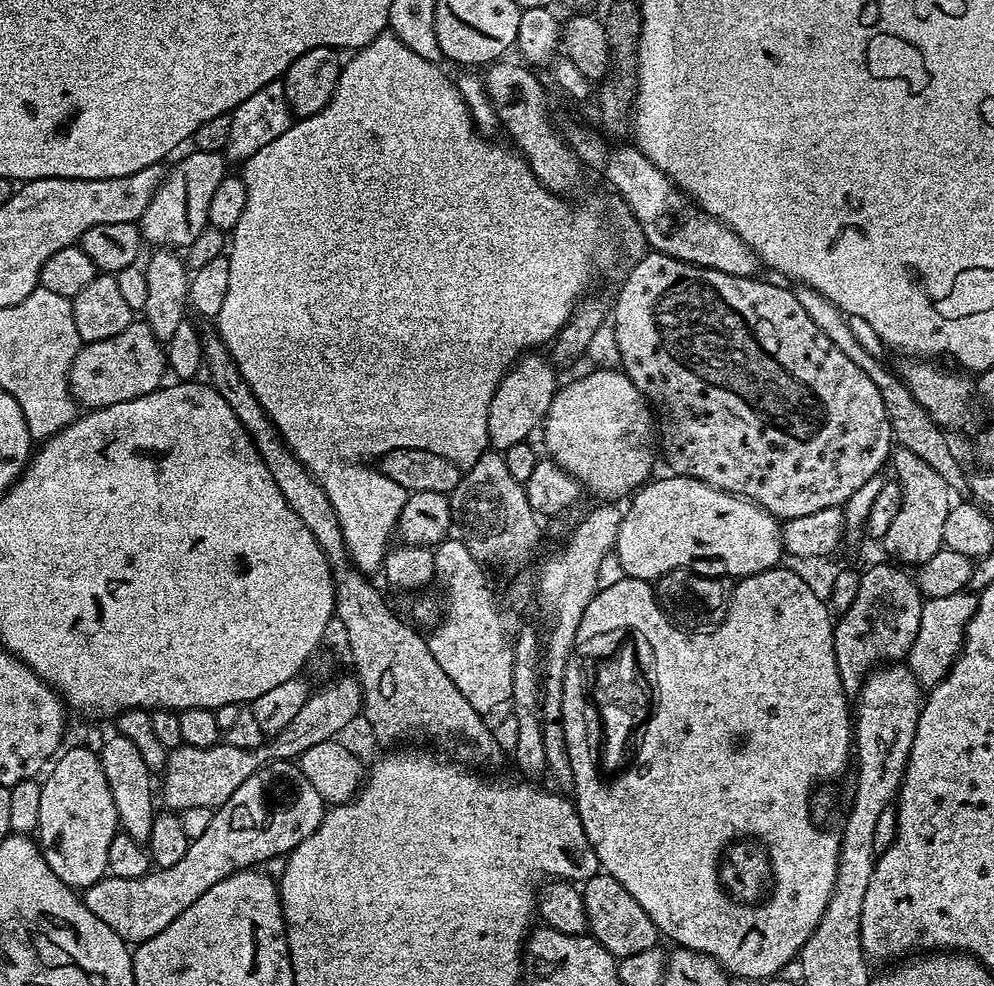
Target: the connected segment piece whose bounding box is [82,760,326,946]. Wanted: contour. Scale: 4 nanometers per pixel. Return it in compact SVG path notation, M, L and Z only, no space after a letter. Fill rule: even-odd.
M271 760L266 766L254 770L254 774L250 774L250 778L246 778L246 782L242 782L242 786L234 790L234 794L230 794L228 801L213 811L210 826L206 826L206 831L197 840L189 843L181 861L169 868L149 870L142 878L127 880L111 874L105 875L97 884L83 889L83 902L97 918L102 918L102 922L106 922L106 926L114 930L114 934L118 934L129 945L141 944L154 938L154 934L166 930L166 926L170 926L170 922L174 922L174 918L178 918L178 914L182 914L186 906L198 902L198 898L206 894L210 886L218 886L222 878L232 876L235 872L255 869L276 856L287 857L301 842L310 838L314 830L318 830L325 811L324 799L318 794L318 790L314 790L314 786L310 786L310 781L306 774L302 774L299 763Z

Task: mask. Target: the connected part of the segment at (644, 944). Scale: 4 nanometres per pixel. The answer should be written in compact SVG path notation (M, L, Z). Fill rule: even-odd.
M599 871L588 880L583 881L582 895L586 914L588 915L588 932L614 957L642 954L642 950L657 947L658 933L654 922L650 922L650 914L634 902L630 890L618 882L606 871Z

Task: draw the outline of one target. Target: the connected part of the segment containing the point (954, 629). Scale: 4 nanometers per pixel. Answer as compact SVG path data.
M965 590L958 594L949 594L946 598L925 599L922 606L922 626L918 626L916 647L906 657L908 669L916 676L921 685L931 686L944 679L960 654L964 645L964 629L976 609L977 593Z

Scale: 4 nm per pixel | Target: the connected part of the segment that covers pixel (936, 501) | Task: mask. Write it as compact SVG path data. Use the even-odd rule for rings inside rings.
M897 447L893 451L890 464L891 467L894 466L902 502L882 537L882 544L889 559L904 566L919 566L929 561L943 547L942 531L952 505L952 493L946 481L932 466L928 466L922 458L904 447Z

